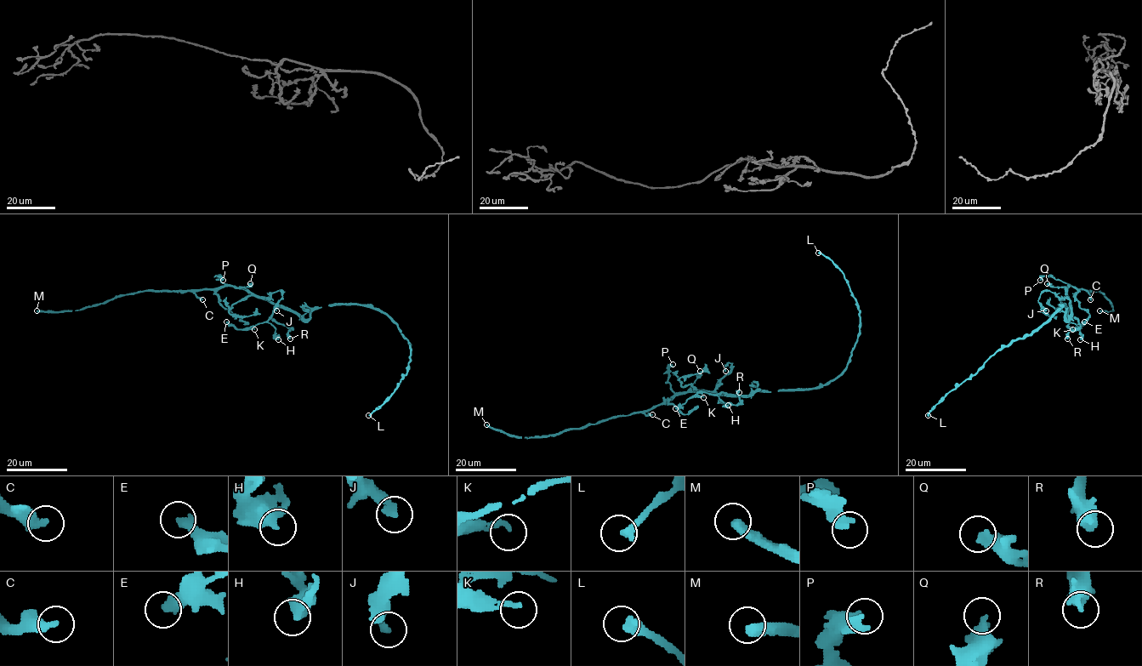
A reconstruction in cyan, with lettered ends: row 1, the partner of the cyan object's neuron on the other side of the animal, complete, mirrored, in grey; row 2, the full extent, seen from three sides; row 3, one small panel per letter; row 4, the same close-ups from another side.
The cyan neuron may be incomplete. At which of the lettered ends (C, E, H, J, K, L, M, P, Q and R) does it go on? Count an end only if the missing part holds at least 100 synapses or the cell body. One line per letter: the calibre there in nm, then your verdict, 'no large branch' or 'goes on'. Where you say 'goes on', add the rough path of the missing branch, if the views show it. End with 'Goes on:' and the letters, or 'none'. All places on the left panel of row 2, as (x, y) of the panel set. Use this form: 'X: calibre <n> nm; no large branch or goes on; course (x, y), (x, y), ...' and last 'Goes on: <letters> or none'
C: calibre 400 nm; no large branch
E: calibre 420 nm; no large branch
H: calibre 600 nm; no large branch
J: calibre 280 nm; no large branch
K: calibre 180 nm; no large branch
L: calibre 340 nm; no large branch
M: calibre 400 nm; goes on
P: calibre 360 nm; no large branch
Q: calibre 440 nm; no large branch
R: calibre 480 nm; no large branch
Goes on: M

